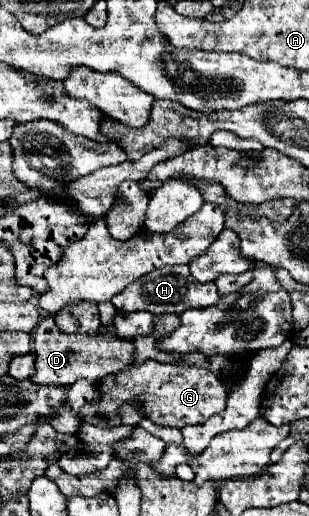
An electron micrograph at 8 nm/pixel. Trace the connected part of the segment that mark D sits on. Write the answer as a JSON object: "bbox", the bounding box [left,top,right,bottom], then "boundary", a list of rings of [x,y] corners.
{"bbox":[32,317,134,385],"boundary":[[[44,317],[36,331],[34,331],[34,353],[36,353],[36,375],[32,377],[34,383],[38,385],[72,385],[78,379],[90,379],[90,381],[100,381],[108,373],[120,371],[126,365],[134,361],[134,343],[128,339],[120,339],[108,331],[98,331],[98,333],[64,333],[56,327],[54,317]]]}

